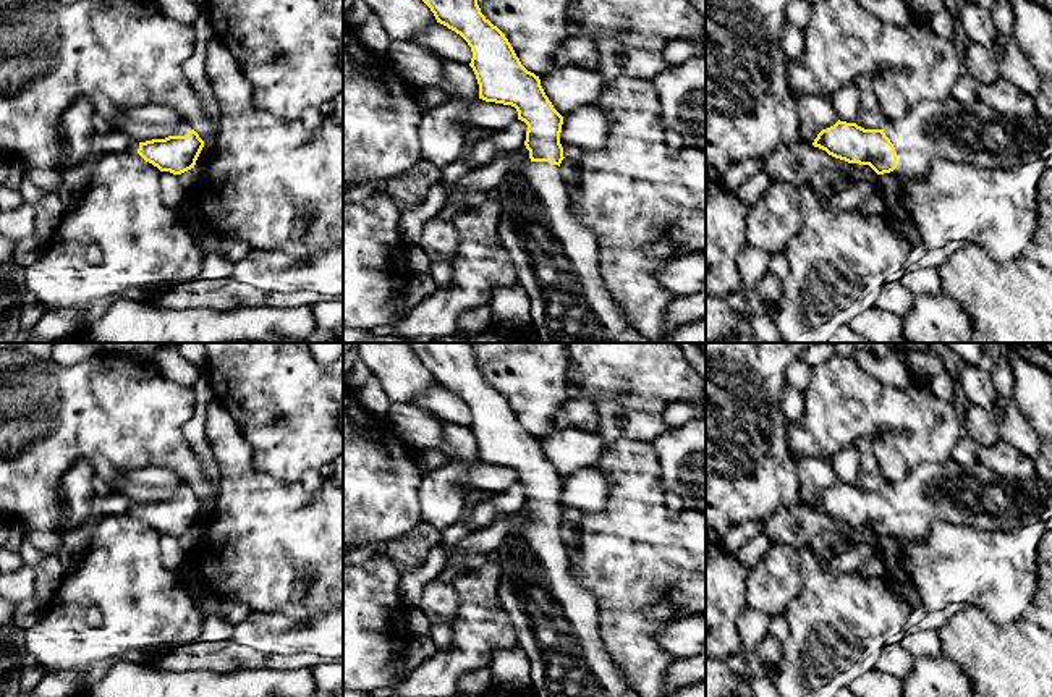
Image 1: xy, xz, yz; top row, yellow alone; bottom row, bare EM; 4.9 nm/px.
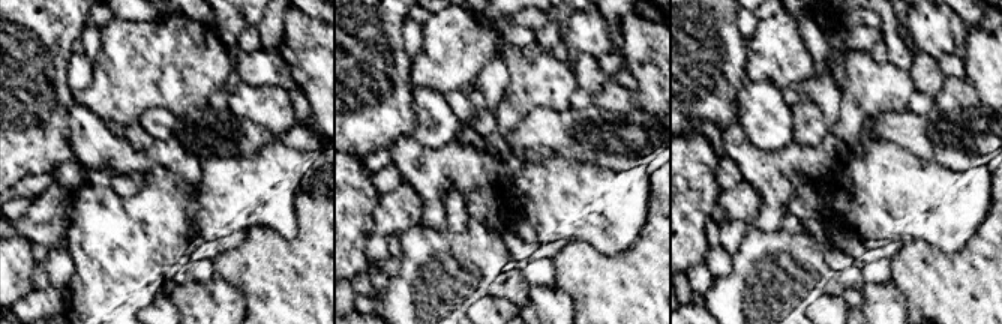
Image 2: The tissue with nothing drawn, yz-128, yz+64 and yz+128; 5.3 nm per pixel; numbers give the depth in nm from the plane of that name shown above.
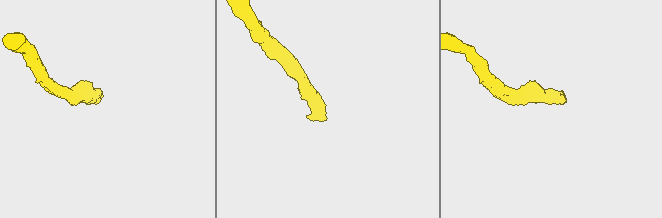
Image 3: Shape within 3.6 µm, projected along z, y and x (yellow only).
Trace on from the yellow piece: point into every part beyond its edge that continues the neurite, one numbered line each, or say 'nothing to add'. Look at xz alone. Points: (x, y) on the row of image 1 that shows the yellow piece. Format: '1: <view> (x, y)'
1: xz (555, 256)

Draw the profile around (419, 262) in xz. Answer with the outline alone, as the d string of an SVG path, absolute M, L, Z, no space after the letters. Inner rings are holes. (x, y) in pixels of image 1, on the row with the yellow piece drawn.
M408 244L406 249L408 264L411 273L424 273L429 272L432 259L416 244Z

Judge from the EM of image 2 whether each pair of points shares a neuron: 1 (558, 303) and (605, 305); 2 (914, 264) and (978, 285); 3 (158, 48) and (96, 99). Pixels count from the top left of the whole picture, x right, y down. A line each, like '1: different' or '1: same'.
1: different
2: same
3: same

